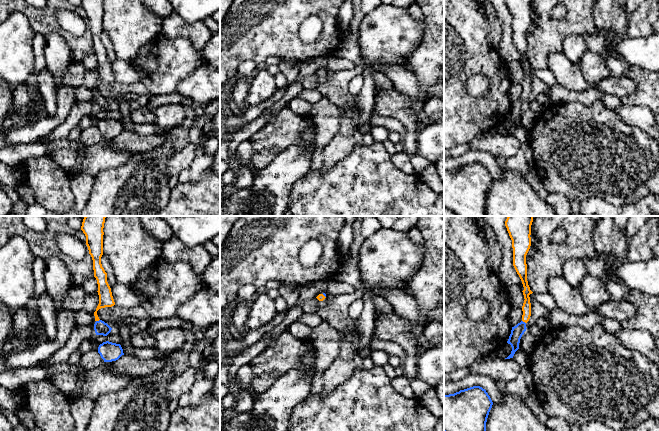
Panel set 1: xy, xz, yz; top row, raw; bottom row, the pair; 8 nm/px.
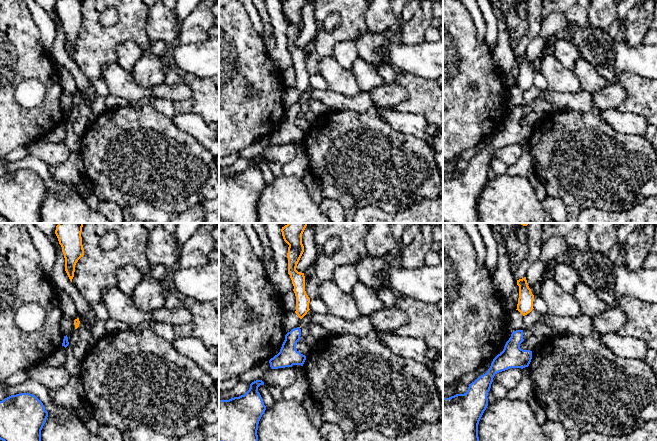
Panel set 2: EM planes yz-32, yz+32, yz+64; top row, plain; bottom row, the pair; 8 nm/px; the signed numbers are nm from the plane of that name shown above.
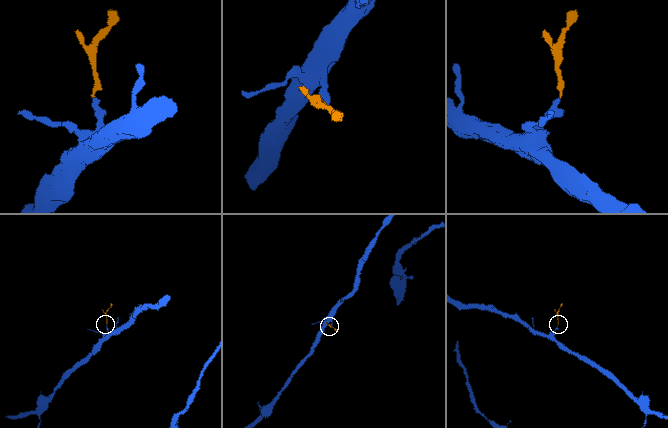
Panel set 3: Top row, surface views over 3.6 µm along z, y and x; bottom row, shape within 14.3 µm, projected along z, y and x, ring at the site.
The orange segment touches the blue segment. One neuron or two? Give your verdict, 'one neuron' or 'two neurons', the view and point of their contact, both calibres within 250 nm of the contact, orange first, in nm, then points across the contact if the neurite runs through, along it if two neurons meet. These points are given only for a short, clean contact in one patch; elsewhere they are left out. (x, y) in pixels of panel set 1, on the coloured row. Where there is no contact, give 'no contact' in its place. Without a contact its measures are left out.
one neuron; contact xy (97, 320); calibres 110 and 110 nm; way xy (106, 299), (96, 311), (97, 320), (101, 328)

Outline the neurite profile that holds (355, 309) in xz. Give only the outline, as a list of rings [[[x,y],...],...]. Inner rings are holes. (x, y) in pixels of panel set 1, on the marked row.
[[[360,298],[355,300],[352,304],[350,304],[347,313],[351,319],[356,320],[357,318],[359,318],[362,311],[363,311],[363,300]]]

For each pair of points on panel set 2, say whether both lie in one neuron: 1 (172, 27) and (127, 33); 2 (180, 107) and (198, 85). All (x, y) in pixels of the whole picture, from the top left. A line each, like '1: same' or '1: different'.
1: different
2: same

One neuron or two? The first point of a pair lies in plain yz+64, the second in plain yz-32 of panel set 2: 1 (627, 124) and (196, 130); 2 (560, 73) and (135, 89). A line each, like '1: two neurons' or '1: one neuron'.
1: one neuron
2: one neuron

